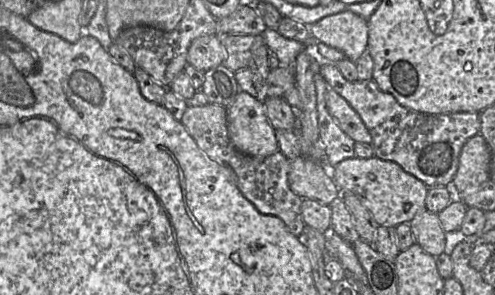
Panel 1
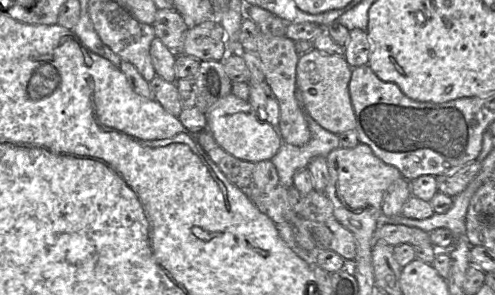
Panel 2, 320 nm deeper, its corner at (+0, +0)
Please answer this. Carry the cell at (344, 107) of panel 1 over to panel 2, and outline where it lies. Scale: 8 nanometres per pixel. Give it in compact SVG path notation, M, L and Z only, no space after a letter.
M317 49L299 55L296 67L297 99L302 109L324 129L337 135L357 127L349 92L352 69L344 56L329 55Z

